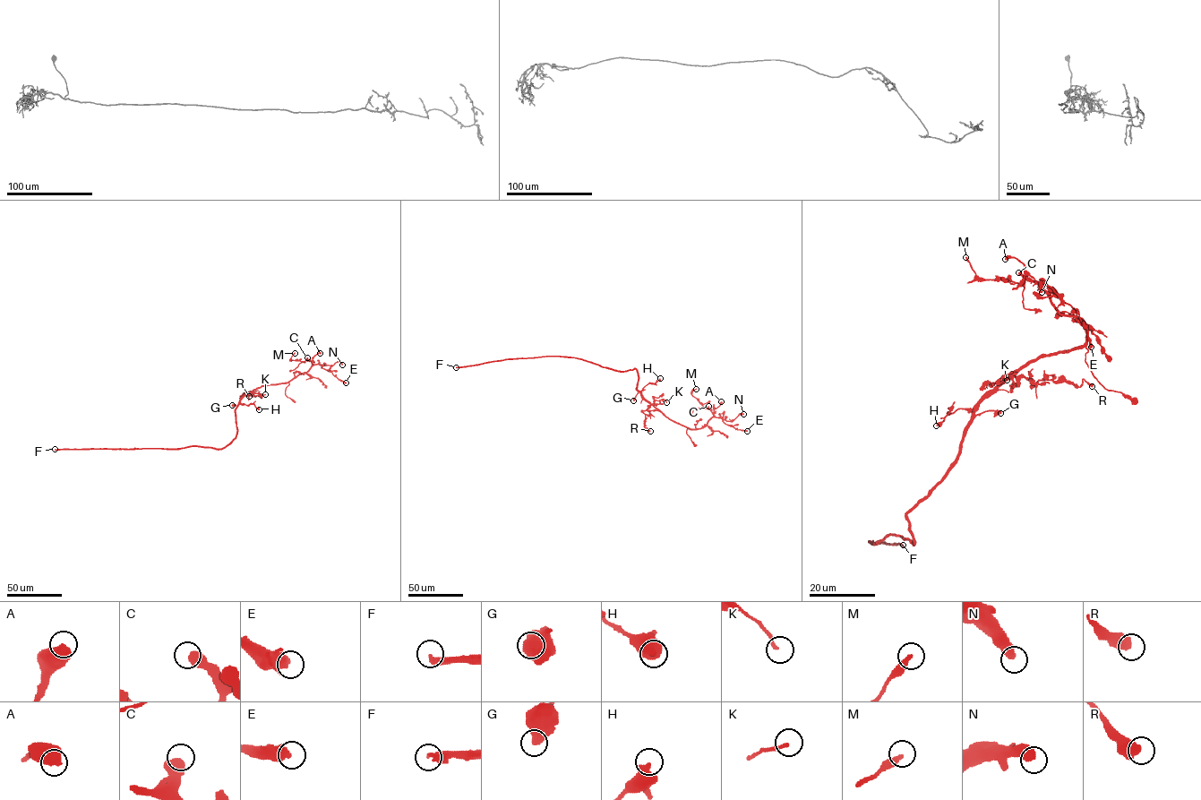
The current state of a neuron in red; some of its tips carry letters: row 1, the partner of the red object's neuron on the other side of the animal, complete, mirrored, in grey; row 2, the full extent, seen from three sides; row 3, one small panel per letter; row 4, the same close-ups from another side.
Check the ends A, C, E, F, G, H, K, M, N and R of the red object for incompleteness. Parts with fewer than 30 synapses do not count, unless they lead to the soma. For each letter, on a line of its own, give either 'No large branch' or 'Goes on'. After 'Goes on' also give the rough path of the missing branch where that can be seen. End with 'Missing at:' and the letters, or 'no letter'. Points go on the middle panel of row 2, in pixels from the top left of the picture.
A: No large branch
C: No large branch
E: No large branch
F: Goes on
G: No large branch
H: No large branch
K: No large branch
M: No large branch
N: No large branch
R: No large branch
Missing at: F

